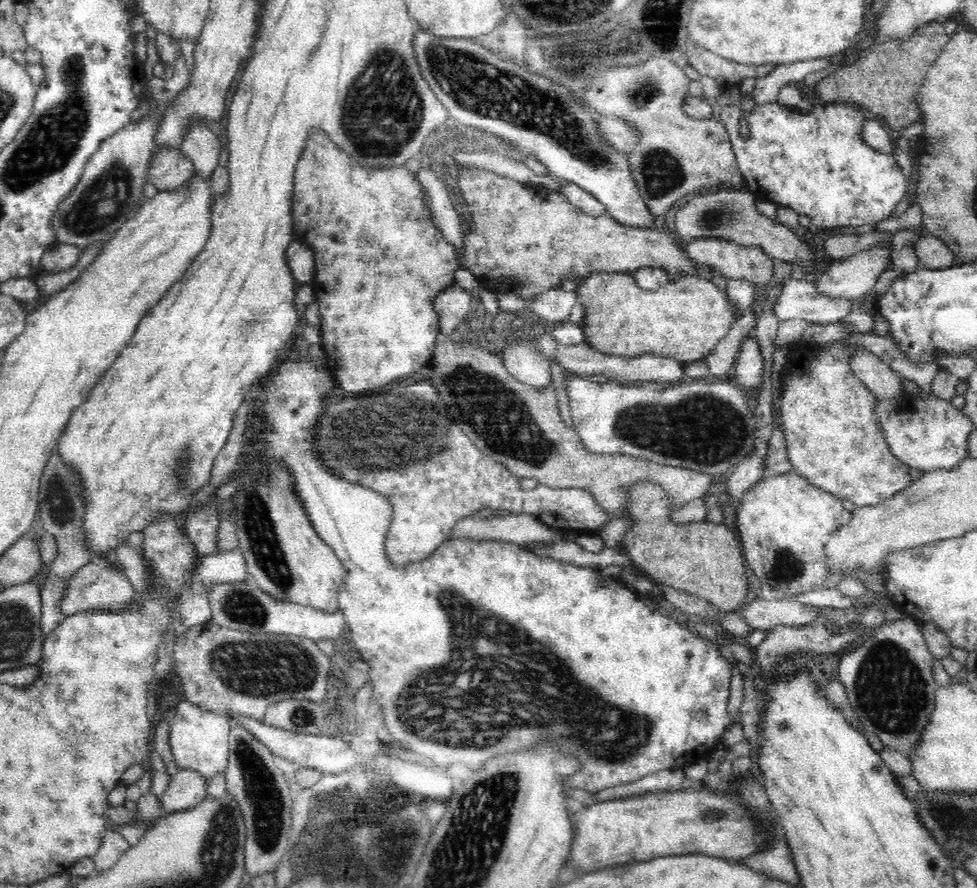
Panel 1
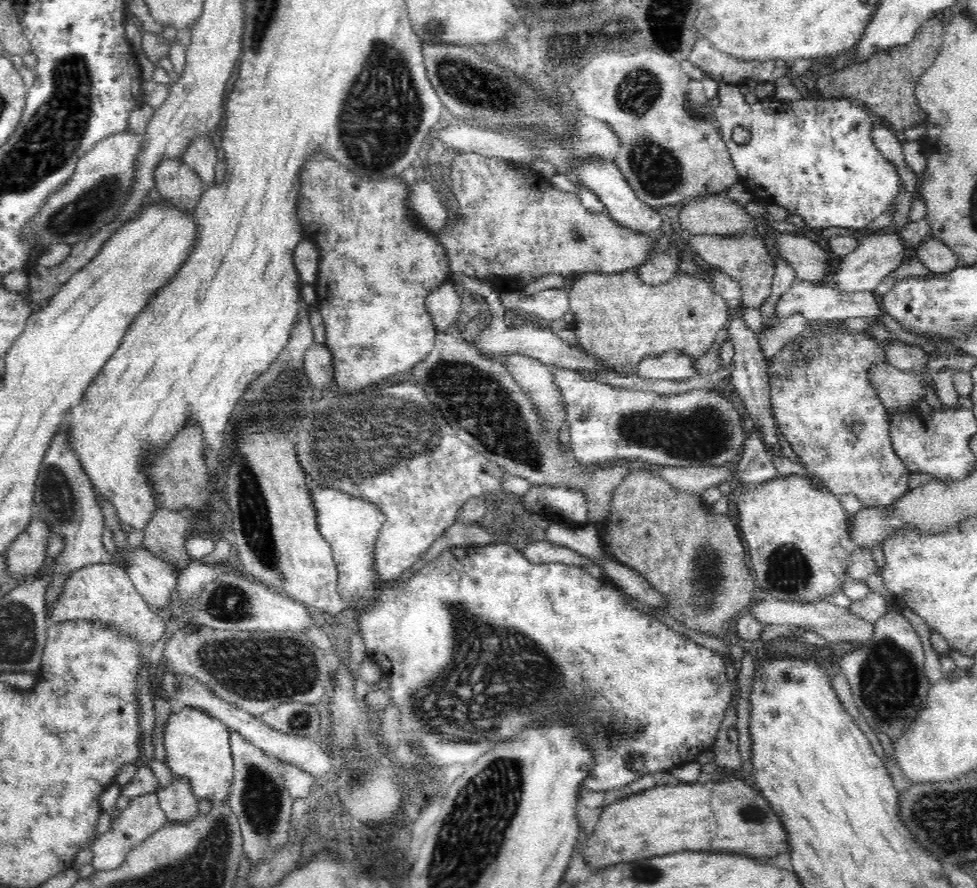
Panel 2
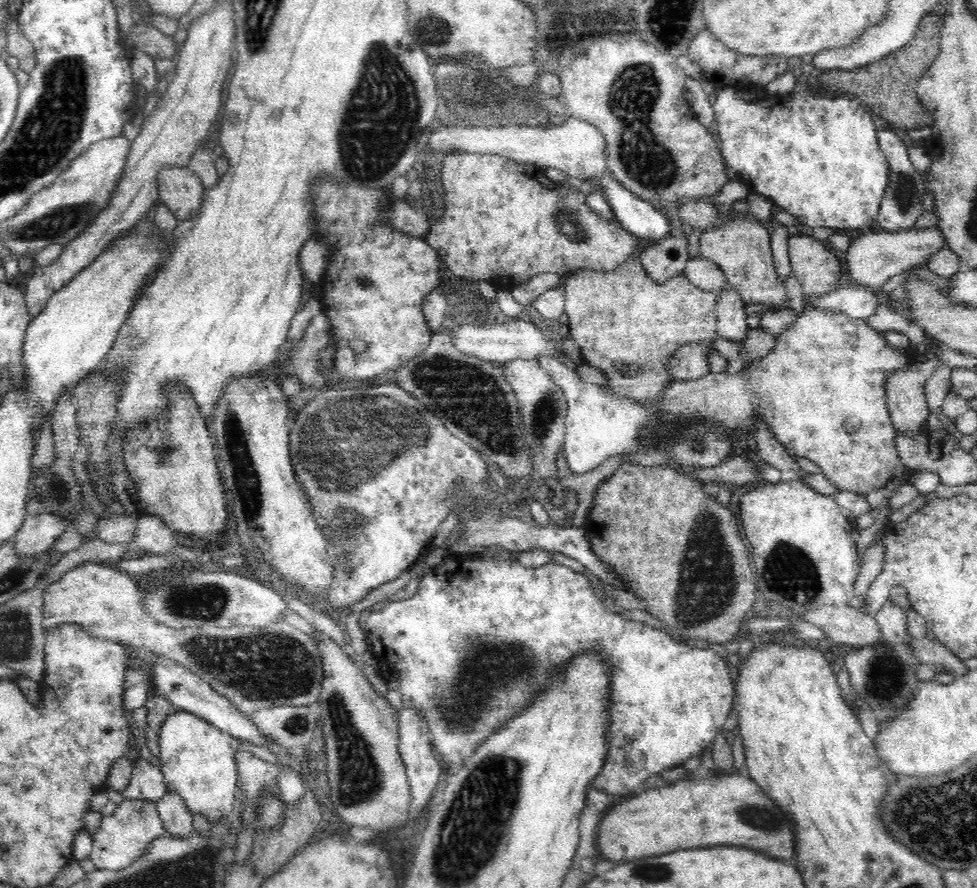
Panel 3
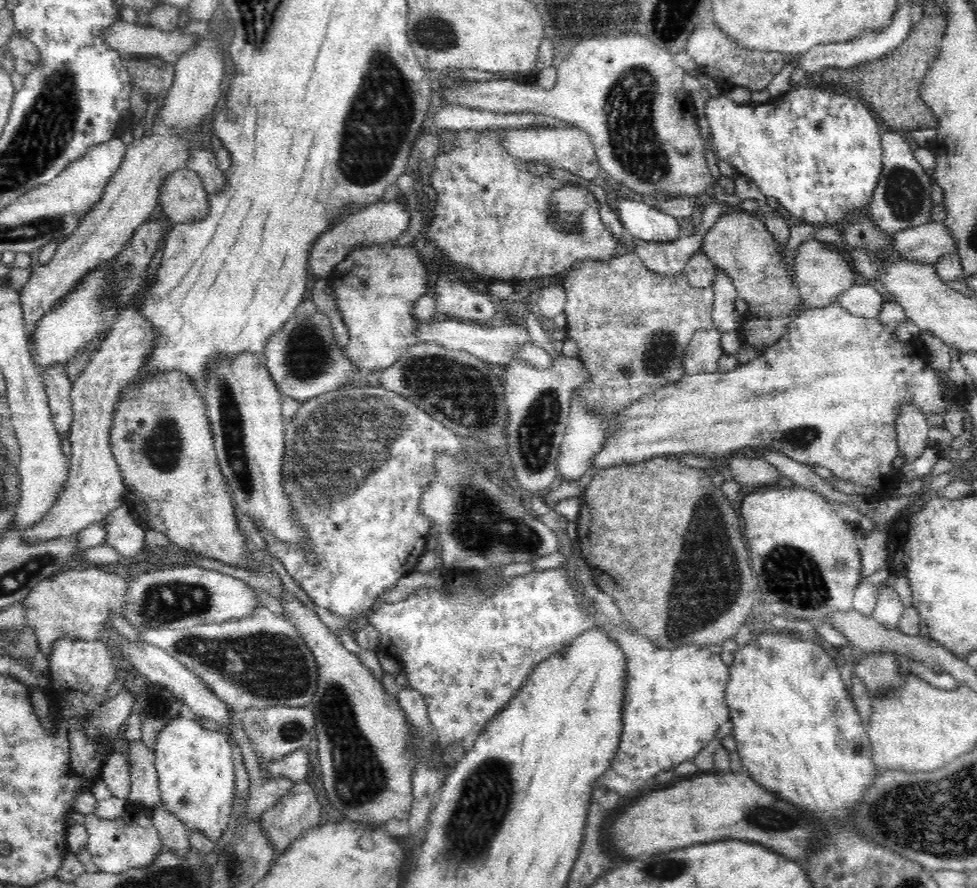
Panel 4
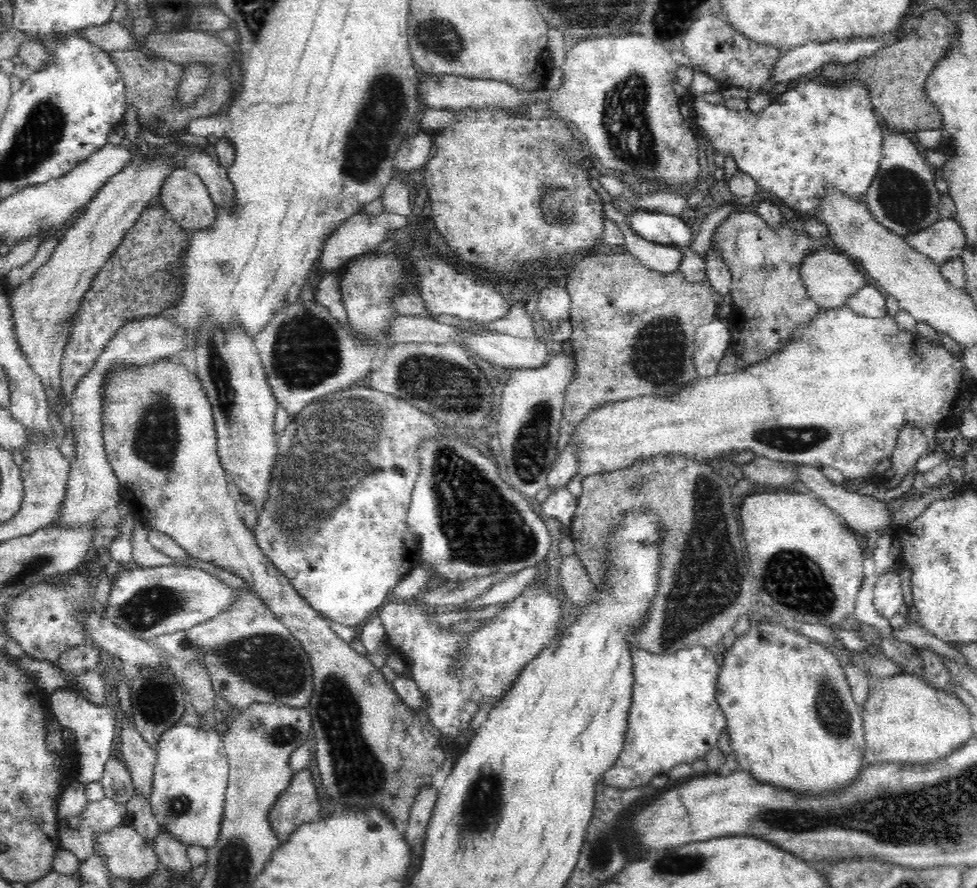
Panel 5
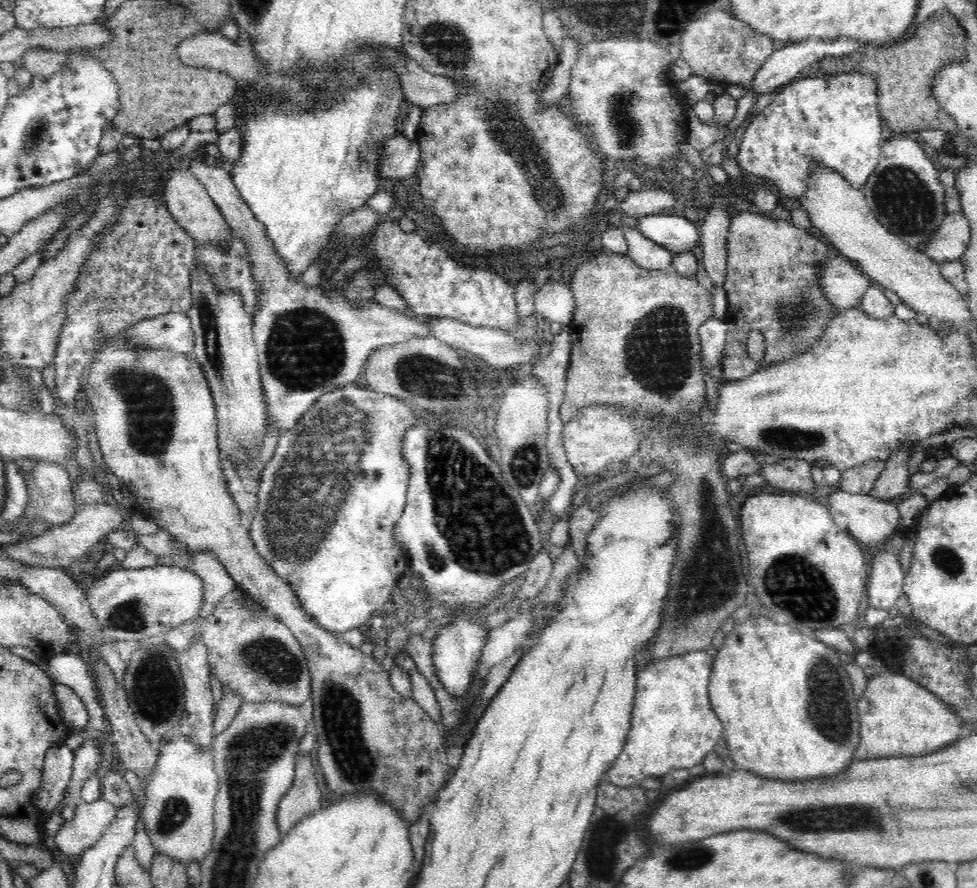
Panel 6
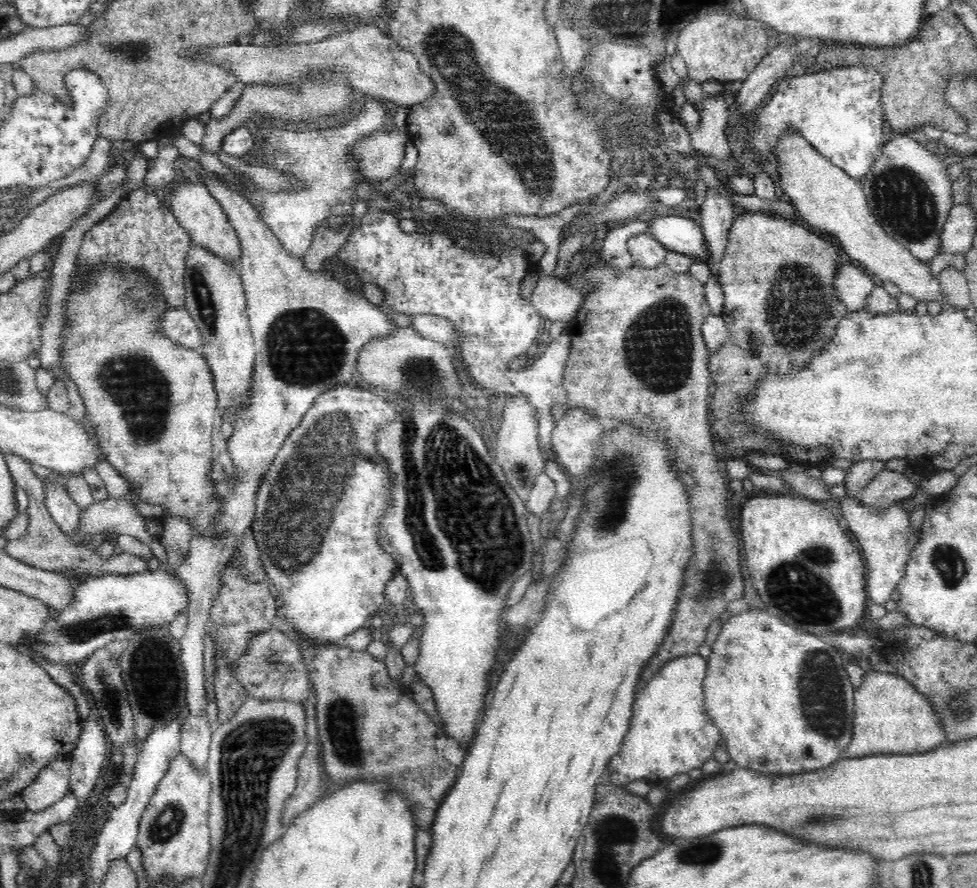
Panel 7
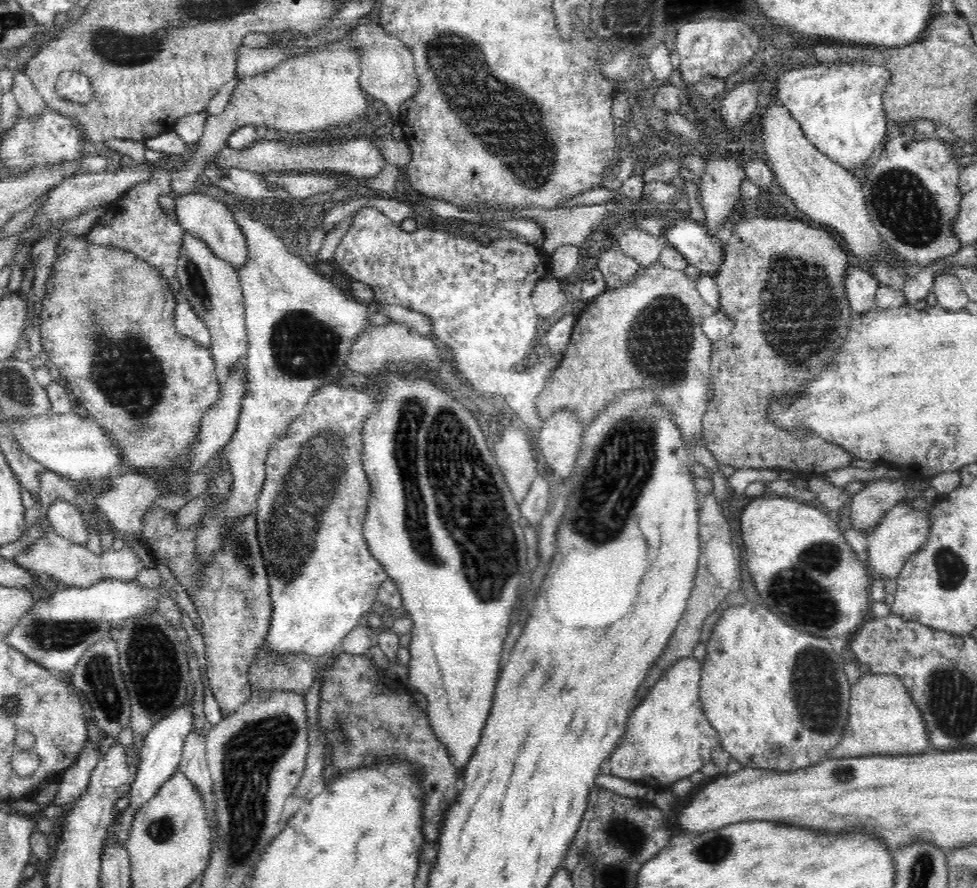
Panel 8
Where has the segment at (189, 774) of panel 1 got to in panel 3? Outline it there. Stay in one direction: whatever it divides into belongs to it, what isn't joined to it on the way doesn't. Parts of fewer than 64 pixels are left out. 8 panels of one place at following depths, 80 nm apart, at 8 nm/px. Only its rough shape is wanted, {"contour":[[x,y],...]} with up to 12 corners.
{"contour":[[175,790],[157,799],[164,828],[176,836],[194,830],[191,810]]}

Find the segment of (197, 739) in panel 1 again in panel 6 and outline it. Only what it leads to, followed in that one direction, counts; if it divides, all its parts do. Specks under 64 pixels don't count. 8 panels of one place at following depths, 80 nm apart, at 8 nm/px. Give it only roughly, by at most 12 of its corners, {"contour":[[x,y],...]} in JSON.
{"contour":[[173,730],[145,786],[157,852],[187,865],[213,847],[213,740]]}

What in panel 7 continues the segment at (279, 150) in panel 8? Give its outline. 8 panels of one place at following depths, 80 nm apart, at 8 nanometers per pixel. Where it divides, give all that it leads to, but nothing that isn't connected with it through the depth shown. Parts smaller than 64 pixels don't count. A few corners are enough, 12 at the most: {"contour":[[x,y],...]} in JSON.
{"contour":[[393,128],[362,139],[356,156],[366,181],[396,177],[409,135]]}

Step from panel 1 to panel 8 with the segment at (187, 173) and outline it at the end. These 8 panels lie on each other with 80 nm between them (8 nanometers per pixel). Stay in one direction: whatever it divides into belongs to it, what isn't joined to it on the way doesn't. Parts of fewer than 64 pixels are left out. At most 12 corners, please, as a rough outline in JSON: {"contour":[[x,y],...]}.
{"contour":[[196,189],[174,198],[182,229],[240,269],[246,238],[222,201]]}

